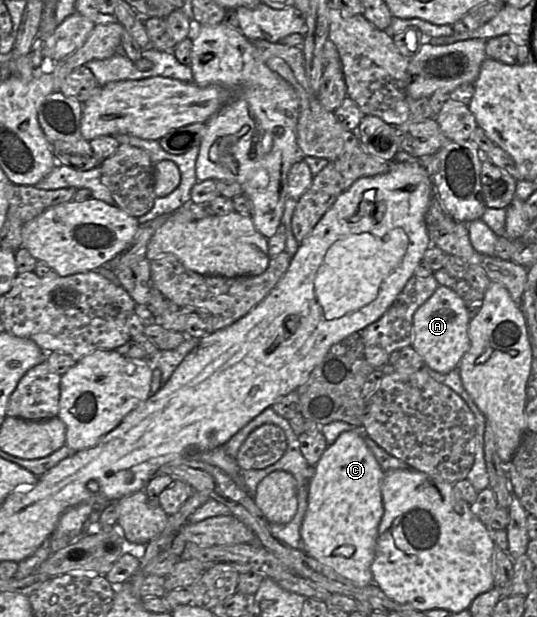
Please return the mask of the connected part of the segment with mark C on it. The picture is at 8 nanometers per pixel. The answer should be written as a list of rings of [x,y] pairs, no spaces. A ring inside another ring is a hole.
[[[357,429],[341,433],[336,441],[327,447],[318,463],[313,468],[313,476],[308,486],[308,506],[300,528],[300,535],[303,542],[303,551],[305,551],[307,555],[315,558],[321,564],[333,569],[338,575],[350,580],[354,585],[359,587],[367,586],[373,583],[371,564],[375,556],[378,527],[384,512],[381,492],[384,475],[385,472],[378,464],[371,450],[367,447],[362,431]]]

